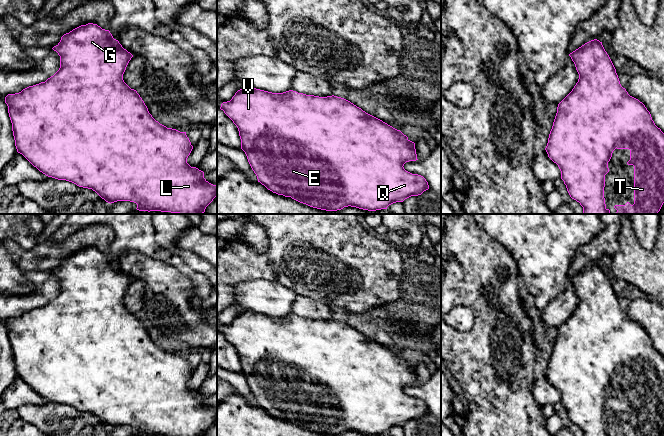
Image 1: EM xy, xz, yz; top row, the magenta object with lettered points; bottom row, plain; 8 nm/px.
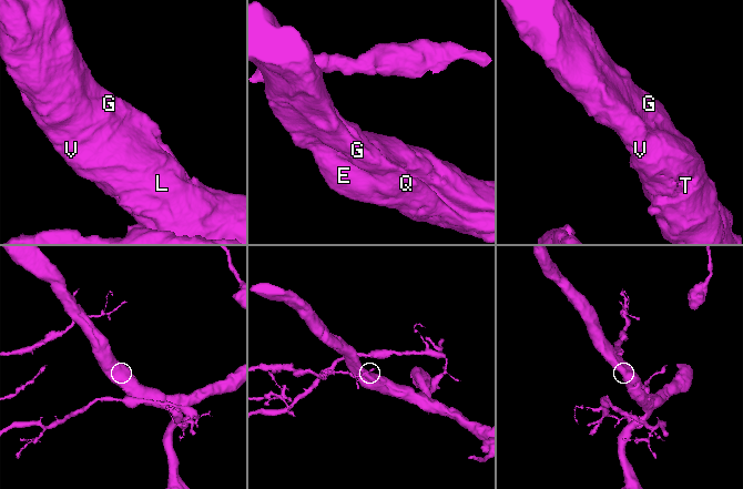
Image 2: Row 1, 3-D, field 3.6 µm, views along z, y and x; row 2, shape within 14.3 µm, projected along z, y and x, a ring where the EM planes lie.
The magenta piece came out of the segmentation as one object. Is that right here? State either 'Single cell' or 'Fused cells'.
Single cell

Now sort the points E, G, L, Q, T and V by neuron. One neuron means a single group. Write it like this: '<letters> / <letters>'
E G L Q T V

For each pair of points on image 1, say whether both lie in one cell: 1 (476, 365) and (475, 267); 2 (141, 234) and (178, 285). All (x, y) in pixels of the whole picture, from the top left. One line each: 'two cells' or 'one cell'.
1: one cell
2: two cells

